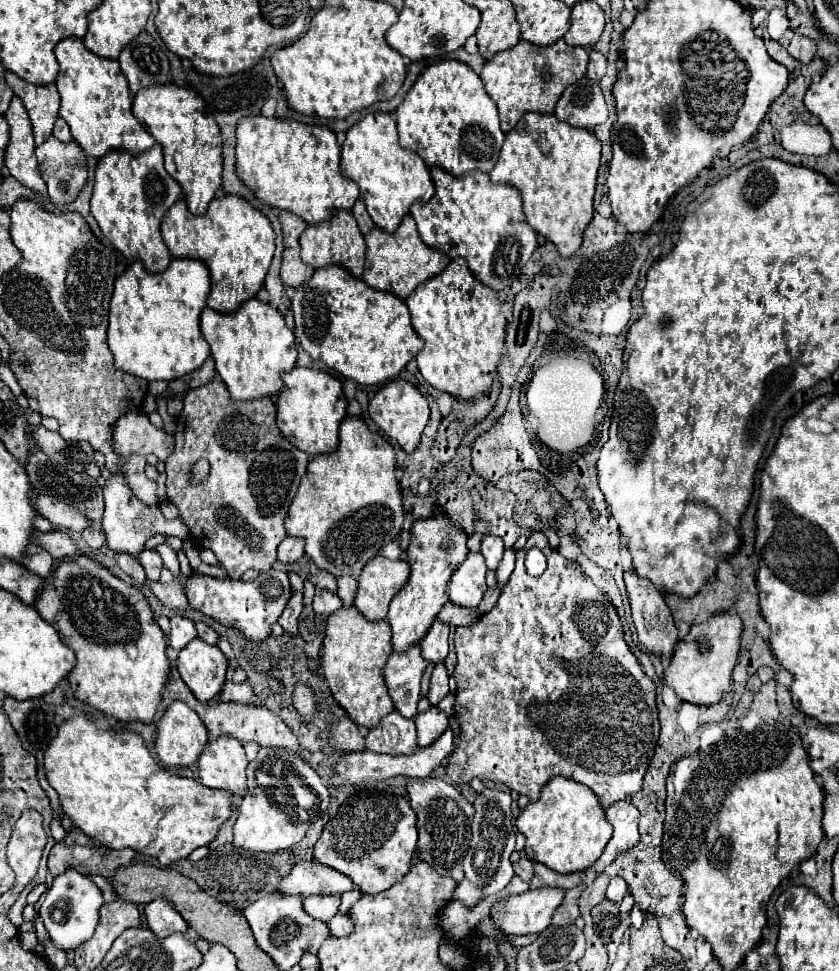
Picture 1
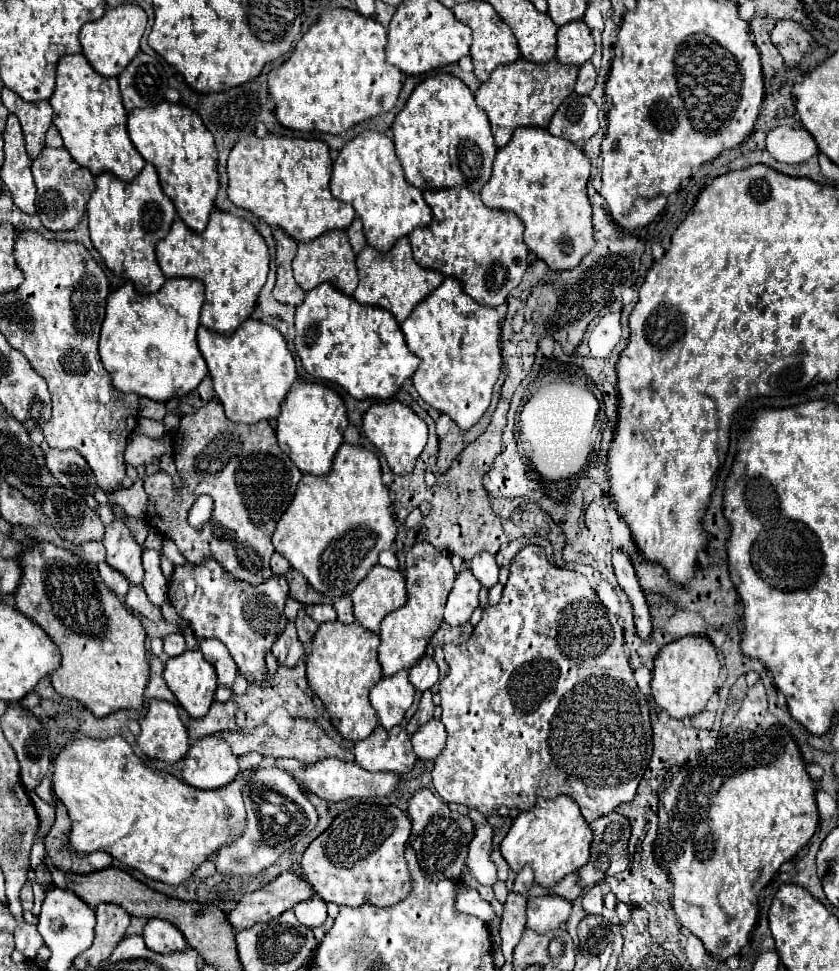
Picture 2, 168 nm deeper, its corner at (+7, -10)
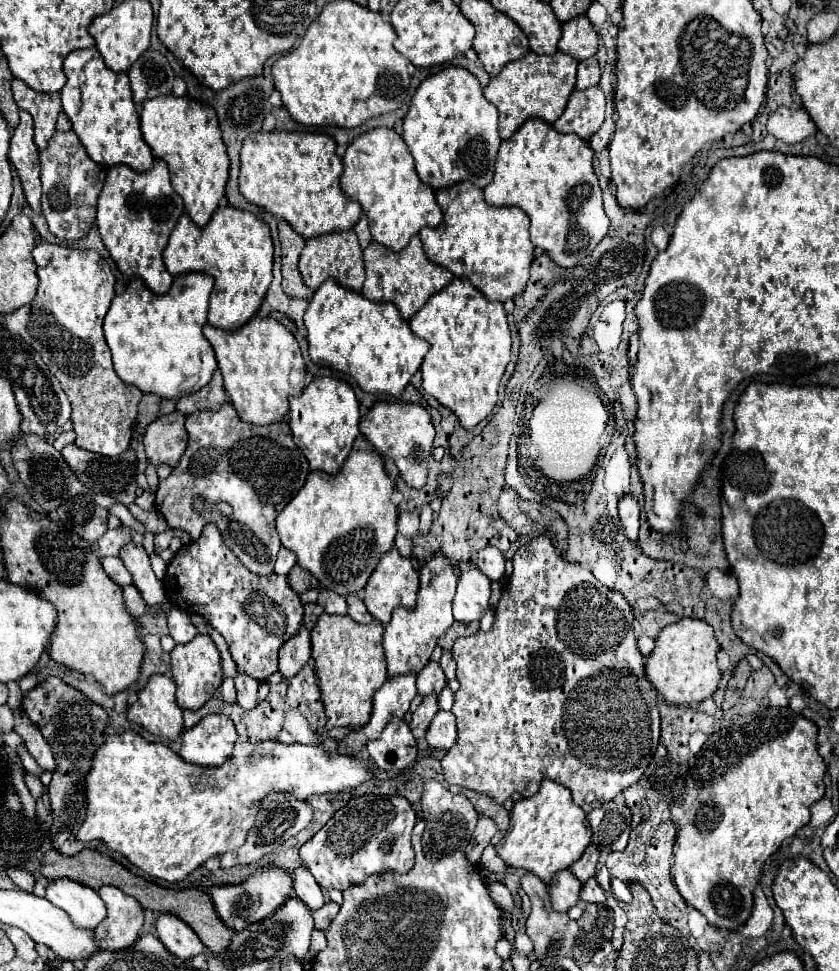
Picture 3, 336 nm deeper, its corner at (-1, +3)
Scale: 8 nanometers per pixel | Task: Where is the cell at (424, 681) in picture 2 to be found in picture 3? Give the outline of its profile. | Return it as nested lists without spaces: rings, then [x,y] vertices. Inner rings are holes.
[[[430,661],[416,677],[416,687],[418,687],[418,693],[422,697],[428,697],[432,693],[440,695],[444,685],[446,685],[446,677],[444,677],[440,665],[434,663],[434,661]]]

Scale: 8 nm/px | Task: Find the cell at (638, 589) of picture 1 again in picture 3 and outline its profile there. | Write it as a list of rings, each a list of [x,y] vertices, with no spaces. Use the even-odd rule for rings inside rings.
[[[626,493],[624,497],[620,497],[618,501],[618,511],[620,511],[620,519],[624,525],[624,531],[628,535],[630,541],[638,539],[638,521],[640,521],[640,507],[638,507],[638,499],[632,493]]]

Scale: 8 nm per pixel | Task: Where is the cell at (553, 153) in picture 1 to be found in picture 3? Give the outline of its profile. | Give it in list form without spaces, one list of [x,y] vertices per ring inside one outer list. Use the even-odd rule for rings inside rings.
[[[528,119],[516,135],[502,141],[494,179],[484,187],[484,199],[492,207],[520,207],[532,223],[532,245],[544,249],[556,265],[570,269],[594,251],[610,227],[592,159],[594,151],[580,137],[558,133],[542,119]]]

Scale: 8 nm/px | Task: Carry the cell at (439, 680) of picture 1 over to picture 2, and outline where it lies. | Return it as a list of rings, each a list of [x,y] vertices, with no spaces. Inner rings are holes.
[[[426,690],[422,700],[420,700],[420,706],[418,706],[418,712],[414,714],[414,718],[408,722],[406,730],[408,734],[414,734],[424,722],[428,722],[432,718],[432,712],[434,712],[434,702],[432,702],[432,692]]]

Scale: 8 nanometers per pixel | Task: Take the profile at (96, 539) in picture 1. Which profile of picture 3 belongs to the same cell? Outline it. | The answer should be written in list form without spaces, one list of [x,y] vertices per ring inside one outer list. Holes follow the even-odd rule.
[[[132,527],[108,529],[98,541],[100,557],[118,557],[120,549],[132,541]]]

